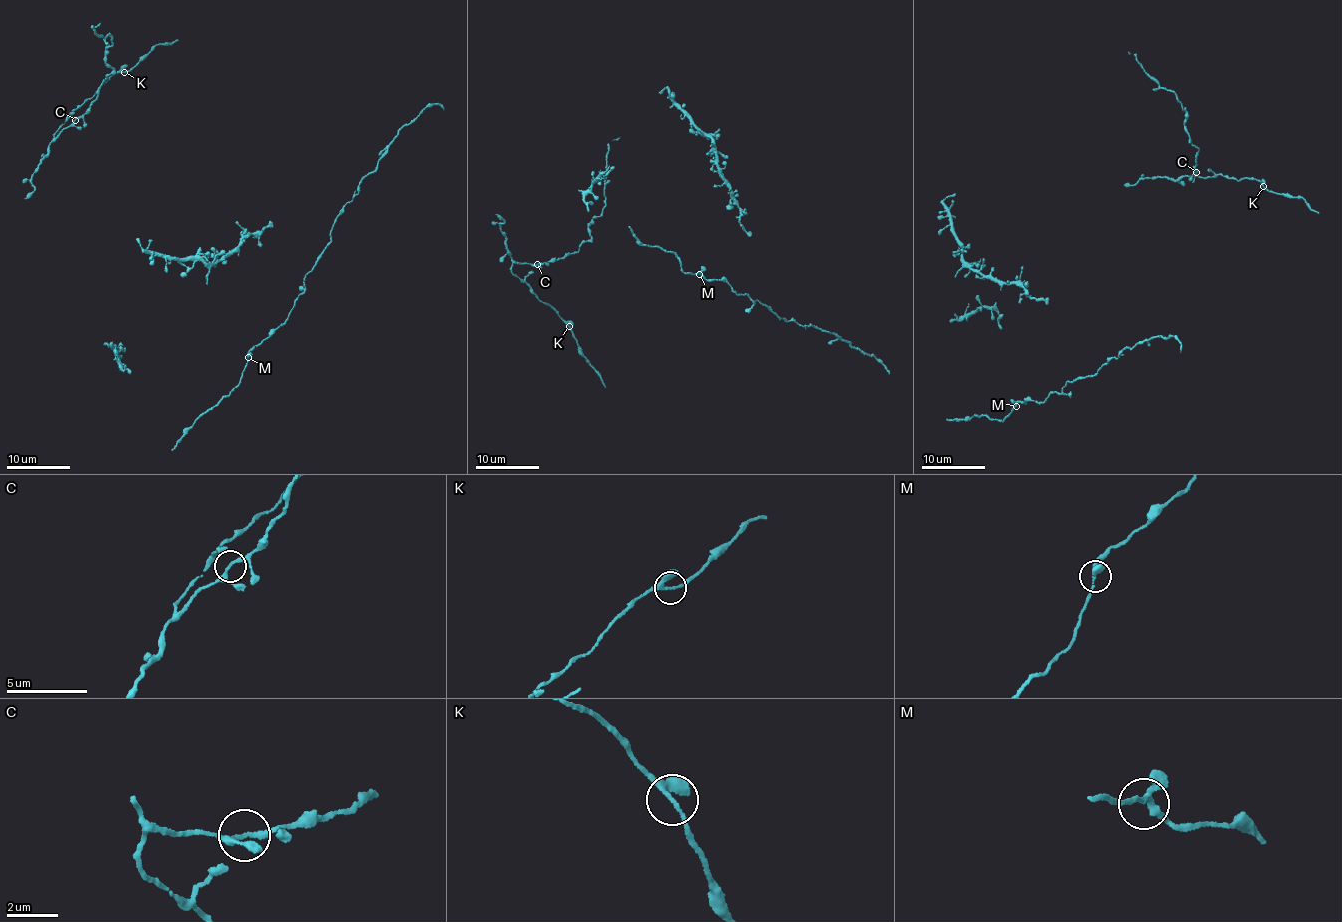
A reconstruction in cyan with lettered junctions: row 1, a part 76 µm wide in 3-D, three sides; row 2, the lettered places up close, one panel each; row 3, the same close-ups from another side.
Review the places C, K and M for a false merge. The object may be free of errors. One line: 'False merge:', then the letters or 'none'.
False merge: none

